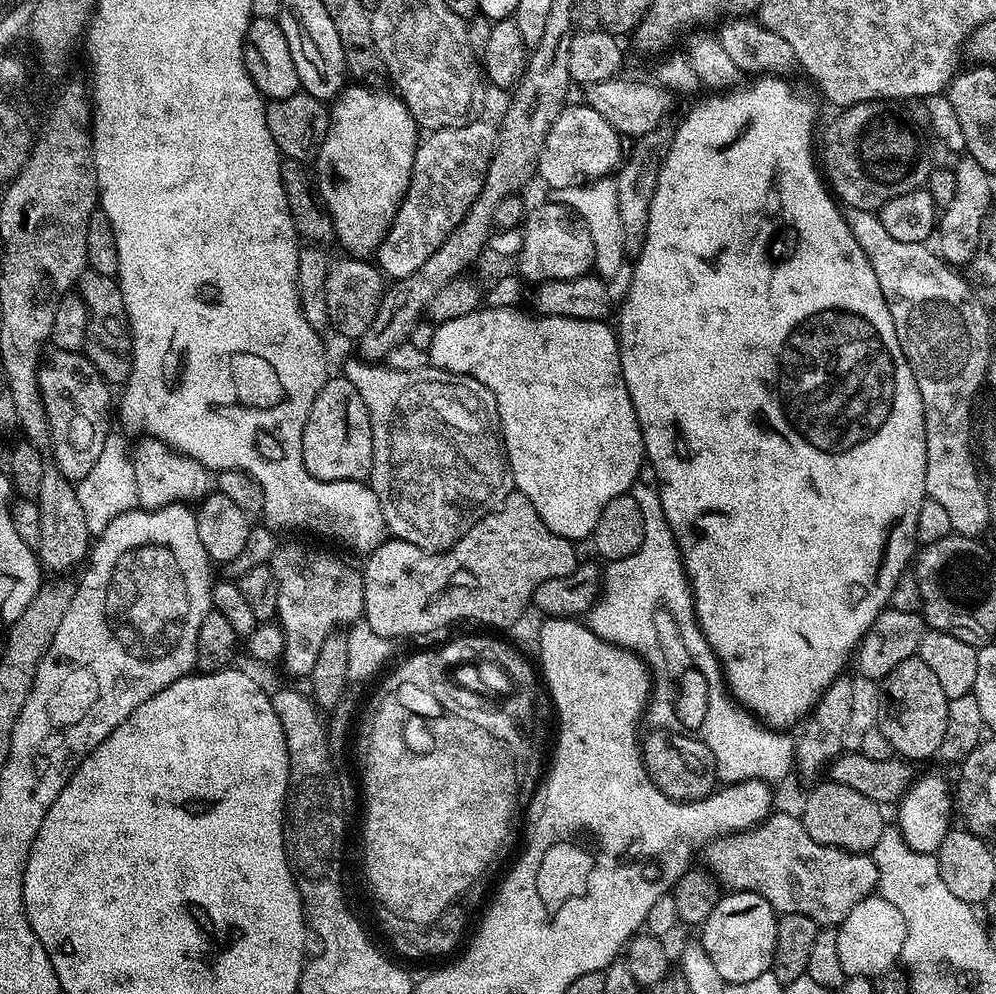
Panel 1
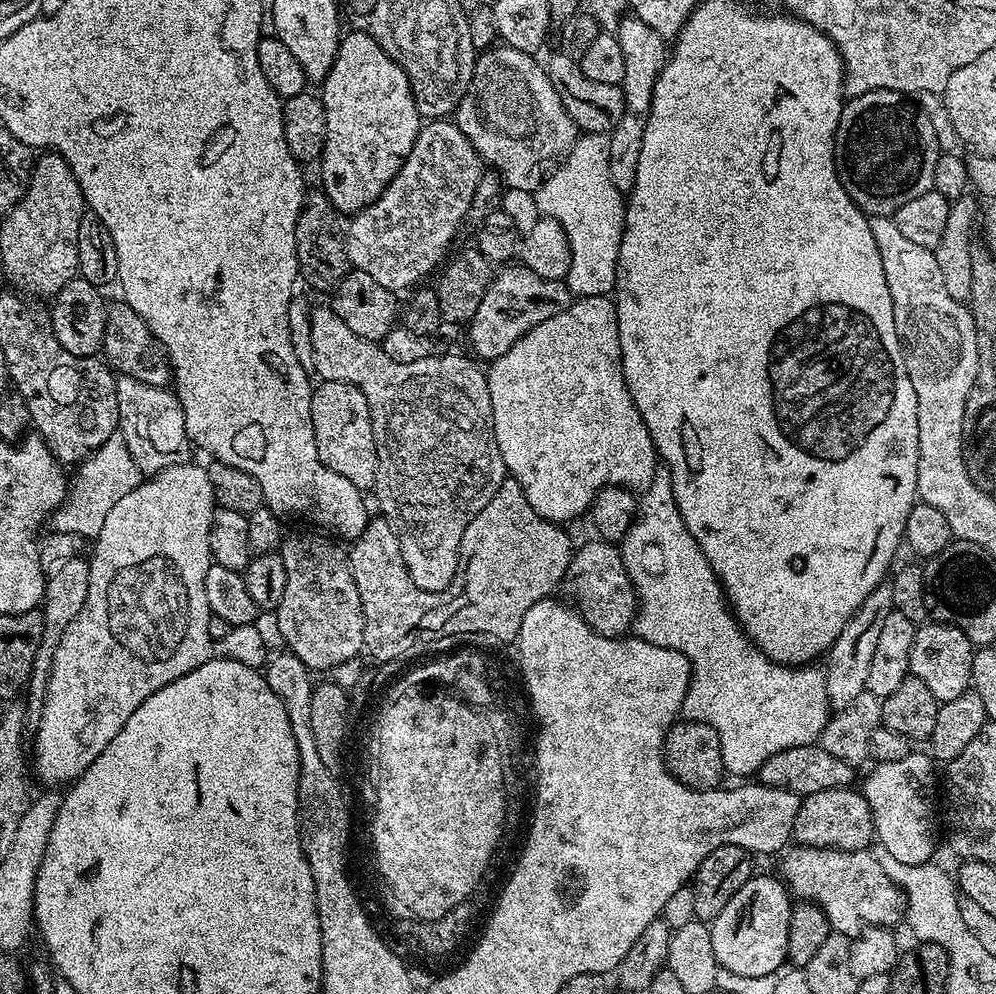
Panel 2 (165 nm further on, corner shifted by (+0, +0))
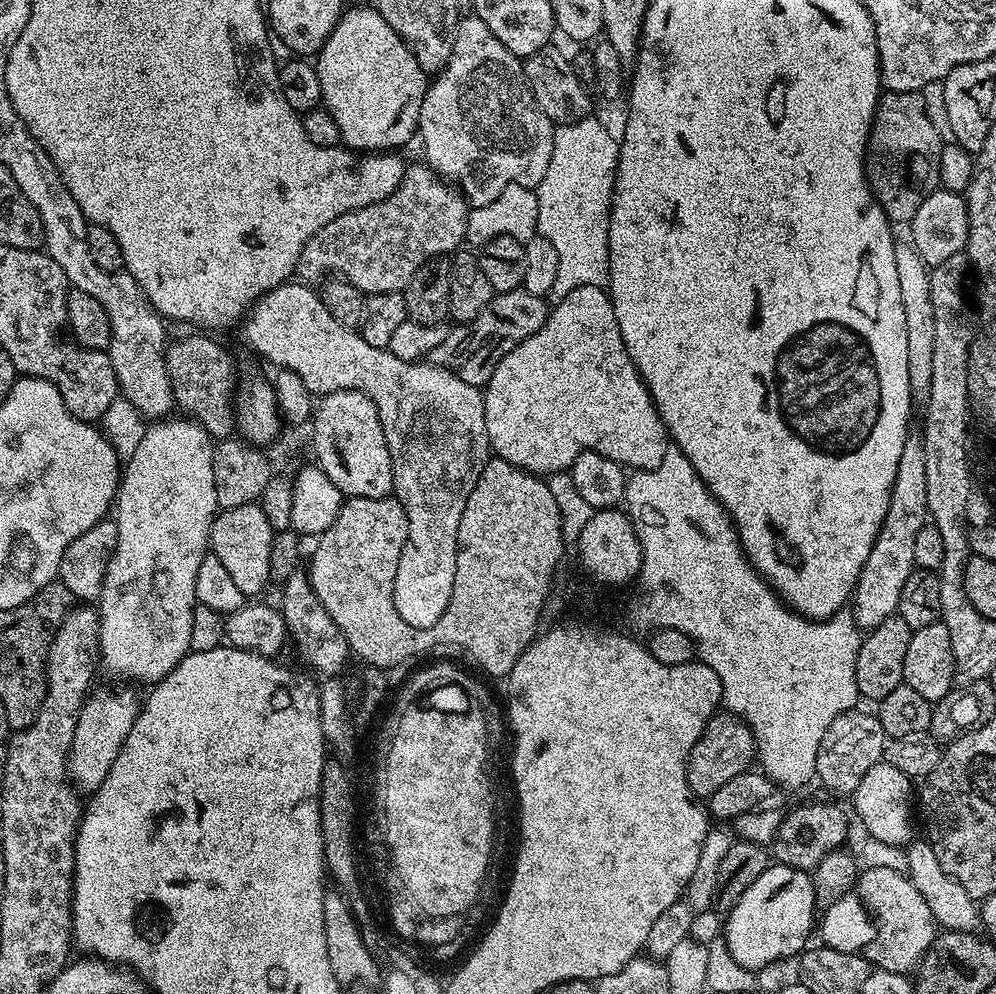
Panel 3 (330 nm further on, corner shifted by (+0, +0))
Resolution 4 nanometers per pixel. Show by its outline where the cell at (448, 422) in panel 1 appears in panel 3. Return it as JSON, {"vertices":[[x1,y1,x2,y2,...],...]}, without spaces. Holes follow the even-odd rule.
{"vertices":[[303,282,279,284,274,290,265,292,248,309,246,315,243,317,243,324,245,342,258,355,265,356,270,363,276,364,275,367,277,369,288,369,296,372,302,378,303,385,306,386,311,394,322,397,328,395,329,392,337,392,338,390,354,390,355,392,364,392,374,402,374,406,378,410,378,418,382,422,382,430,386,434,388,449,390,450,390,462,392,463,392,473,394,474,392,490,396,500,402,502,402,510,406,510,406,522,408,523,406,546,402,546,402,558,398,558,398,574,394,574,394,594,392,595,394,606,398,610,402,622,406,622,415,628,434,626,434,622,438,622,438,618,442,618,446,606,450,606,450,594,454,590,458,522,462,522,462,510,466,510,466,498,470,498,470,490,474,490,474,486,478,482,482,470,488,465,490,459,483,391,475,388,470,382,462,382,462,378,458,378,458,374,454,374,449,368,440,368,437,364,431,362,413,362,411,360,403,360,402,358,394,358,394,354,389,352,387,348,370,346,370,342,366,342,366,338,362,338,357,329,342,326,342,322,338,322,338,318,334,318,334,314,330,314,330,310,326,310,324,301,320,299,319,291,315,287]]}

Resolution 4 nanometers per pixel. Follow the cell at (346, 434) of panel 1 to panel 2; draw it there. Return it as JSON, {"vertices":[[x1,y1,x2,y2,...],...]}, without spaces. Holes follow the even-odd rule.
{"vertices":[[325,380,312,394,312,421,314,438,318,446,318,458,334,474,342,474,361,490,376,487,376,439,372,419,362,390,341,380]]}

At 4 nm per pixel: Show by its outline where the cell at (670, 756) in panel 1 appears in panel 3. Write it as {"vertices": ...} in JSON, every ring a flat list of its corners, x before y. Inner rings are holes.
{"vertices":[[727,710,717,711,708,719,702,734,688,755,686,778,688,788,696,798,707,798,734,774,742,774,753,767,756,760,756,743,749,728]]}

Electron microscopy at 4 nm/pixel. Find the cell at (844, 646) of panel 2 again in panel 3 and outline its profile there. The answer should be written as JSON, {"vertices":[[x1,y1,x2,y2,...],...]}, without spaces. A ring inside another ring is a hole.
{"vertices":[[912,434,903,444,902,458,898,458,898,474,894,474,894,486,886,518,878,530,878,538,874,538,870,558,866,558,866,566,862,566,862,574,852,591,850,611,857,628,870,630,886,622,886,618,897,615,896,607,902,594,902,586,906,586,906,578,910,578,916,568,914,541,918,530,922,530,928,519,924,445,917,435]]}

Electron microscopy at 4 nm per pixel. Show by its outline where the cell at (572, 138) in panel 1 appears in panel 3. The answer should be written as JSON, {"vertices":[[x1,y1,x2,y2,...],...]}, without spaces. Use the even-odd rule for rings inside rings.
{"vertices":[[474,14,465,15,457,23,450,39,452,53,448,65,435,73,420,107,418,140,424,143,423,159,427,167,445,181,454,182,472,208,494,202,494,198,511,184,535,189,542,182,542,174,546,174,546,166,550,166,556,128,552,119,534,102,532,91,524,80,521,57,506,50,506,46,490,34,490,26]]}

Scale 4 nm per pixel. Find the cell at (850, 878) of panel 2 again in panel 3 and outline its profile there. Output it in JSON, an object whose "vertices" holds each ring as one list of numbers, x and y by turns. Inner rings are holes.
{"vertices":[[886,866,865,867,859,873,854,888,876,928,876,936,862,955,869,965,885,972,911,973,938,935,938,925,930,914,930,906,926,906,926,898,914,890,912,881,901,869]]}

